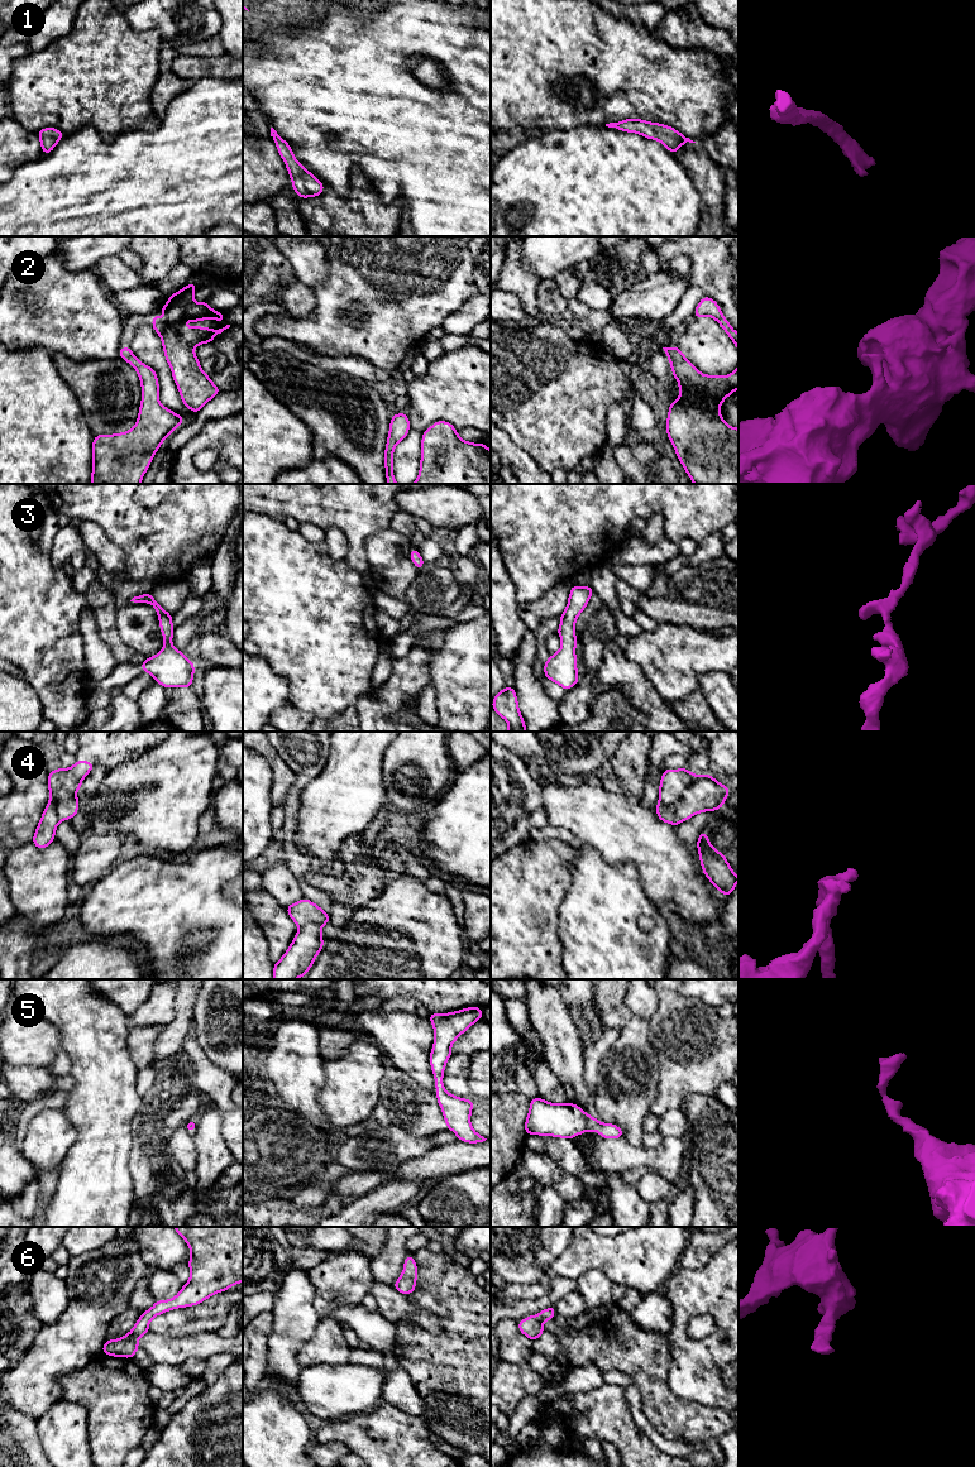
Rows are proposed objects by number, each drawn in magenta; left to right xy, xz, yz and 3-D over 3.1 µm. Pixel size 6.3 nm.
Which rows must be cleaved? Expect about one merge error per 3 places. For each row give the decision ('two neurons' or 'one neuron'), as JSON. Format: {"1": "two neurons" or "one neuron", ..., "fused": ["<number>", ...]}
{"1": "one neuron", "2": "one neuron", "3": "one neuron", "4": "two neurons", "5": "one neuron", "6": "one neuron", "fused": ["4"]}

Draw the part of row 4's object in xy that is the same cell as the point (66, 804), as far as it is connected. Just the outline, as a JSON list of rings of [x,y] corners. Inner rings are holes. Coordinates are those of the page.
[[[57,792],[54,805],[59,821],[70,820],[78,812],[80,800],[71,792]]]

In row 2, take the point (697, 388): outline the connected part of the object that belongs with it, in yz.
[[[680,347],[663,349],[680,392],[680,395],[669,406],[666,433],[685,473],[694,484],[739,484],[739,428],[728,426],[720,413],[722,402],[739,389],[739,365],[726,377],[704,375],[683,355]]]

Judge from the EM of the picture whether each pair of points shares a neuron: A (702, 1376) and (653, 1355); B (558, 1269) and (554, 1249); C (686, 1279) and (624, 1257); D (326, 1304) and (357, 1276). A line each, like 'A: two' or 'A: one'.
A: two
B: two
C: two
D: one

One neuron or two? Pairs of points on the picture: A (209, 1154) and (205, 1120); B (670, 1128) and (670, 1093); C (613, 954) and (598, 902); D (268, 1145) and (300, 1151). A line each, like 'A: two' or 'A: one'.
A: one
B: two
C: one
D: one

